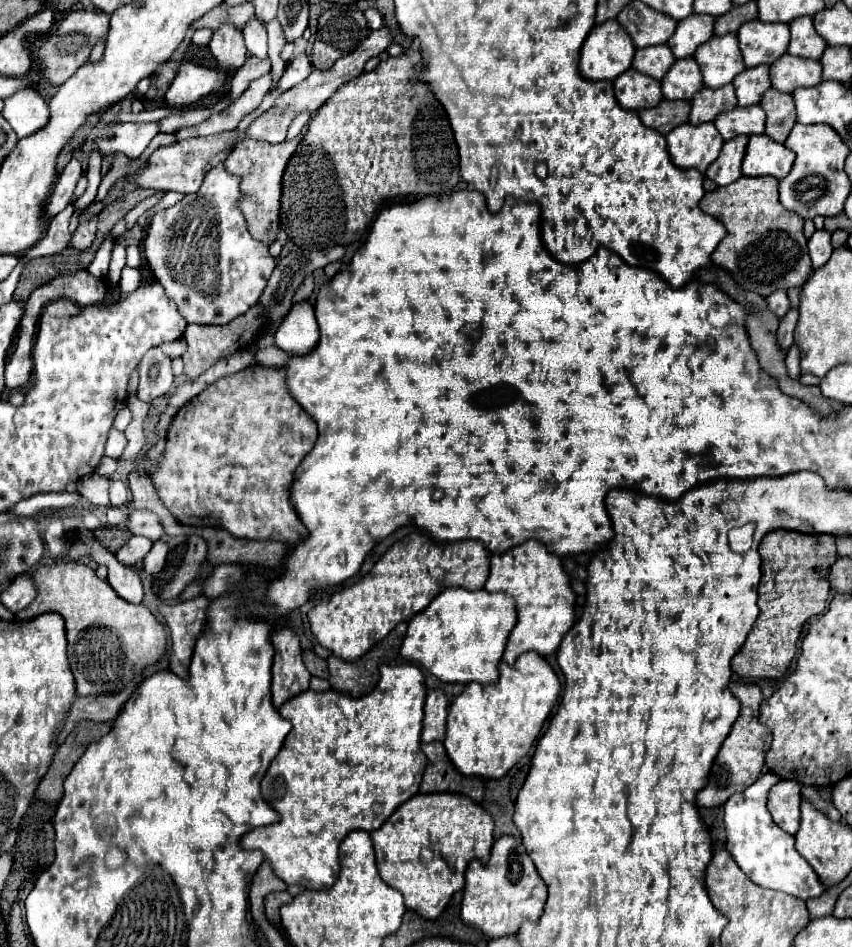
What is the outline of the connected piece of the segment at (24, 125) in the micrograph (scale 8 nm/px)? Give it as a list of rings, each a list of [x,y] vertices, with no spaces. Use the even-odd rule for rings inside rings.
[[[30,87],[20,89],[4,99],[2,117],[16,131],[18,139],[22,139],[26,135],[32,135],[38,127],[46,125],[48,119],[46,101]]]

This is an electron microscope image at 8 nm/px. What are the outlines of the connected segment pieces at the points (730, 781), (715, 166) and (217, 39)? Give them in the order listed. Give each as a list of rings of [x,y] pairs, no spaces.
[[[732,681],[730,691],[738,697],[738,701],[742,705],[740,707],[740,717],[732,725],[730,735],[726,737],[726,741],[722,743],[722,747],[720,747],[716,759],[714,759],[714,765],[710,769],[706,787],[700,789],[698,795],[696,795],[696,803],[700,807],[718,807],[718,805],[726,803],[726,799],[730,795],[740,793],[742,789],[750,787],[750,783],[754,783],[760,777],[762,767],[764,767],[764,755],[766,755],[766,751],[770,749],[770,743],[772,743],[770,729],[764,727],[758,719],[758,715],[760,715],[758,709],[760,709],[760,701],[762,701],[760,687],[754,685],[754,683]]]
[[[738,135],[726,141],[718,159],[706,169],[704,175],[716,185],[730,185],[736,179],[740,179],[742,177],[740,165],[742,165],[742,157],[746,151],[746,143],[748,143],[748,135]]]
[[[232,23],[220,25],[210,41],[210,51],[218,65],[228,71],[236,71],[246,61],[246,45],[242,39],[242,31]]]

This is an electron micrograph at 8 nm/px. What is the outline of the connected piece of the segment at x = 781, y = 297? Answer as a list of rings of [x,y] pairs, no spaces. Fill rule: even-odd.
[[[778,291],[778,293],[770,295],[766,299],[766,303],[768,303],[768,309],[774,315],[784,315],[788,311],[788,295],[786,295],[786,291]]]

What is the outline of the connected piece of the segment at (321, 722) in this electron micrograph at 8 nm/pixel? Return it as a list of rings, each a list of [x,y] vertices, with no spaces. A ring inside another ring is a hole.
[[[382,665],[376,689],[364,697],[350,697],[338,691],[304,691],[282,705],[282,717],[290,719],[292,731],[286,735],[280,753],[262,777],[260,791],[266,803],[280,813],[280,821],[256,827],[242,835],[240,847],[262,851],[272,871],[288,885],[304,885],[308,889],[328,889],[340,871],[338,847],[342,839],[354,831],[378,829],[394,809],[418,793],[426,755],[420,749],[422,707],[426,685],[416,665]]]

